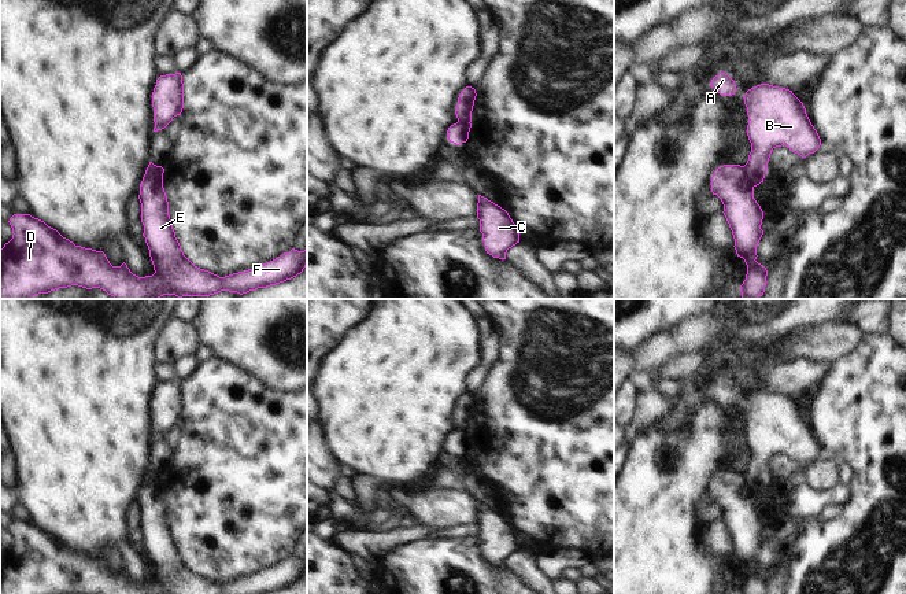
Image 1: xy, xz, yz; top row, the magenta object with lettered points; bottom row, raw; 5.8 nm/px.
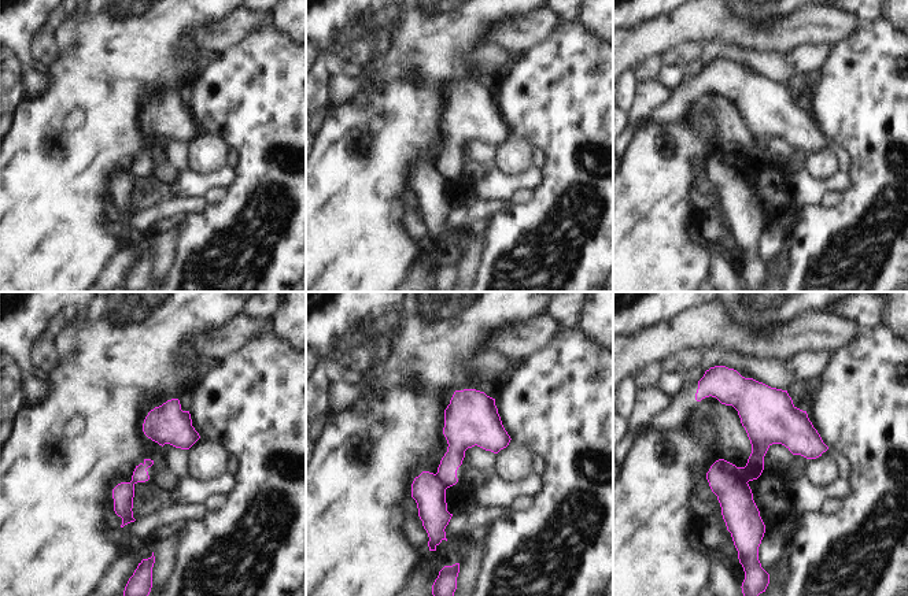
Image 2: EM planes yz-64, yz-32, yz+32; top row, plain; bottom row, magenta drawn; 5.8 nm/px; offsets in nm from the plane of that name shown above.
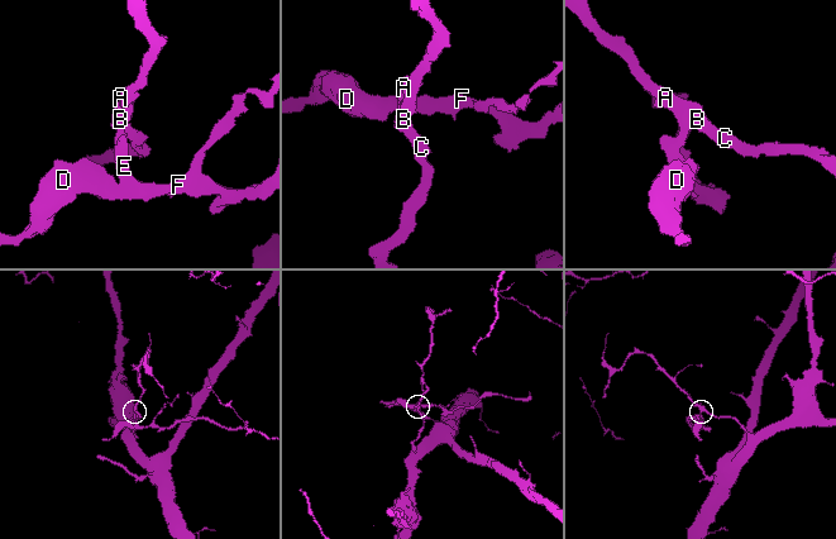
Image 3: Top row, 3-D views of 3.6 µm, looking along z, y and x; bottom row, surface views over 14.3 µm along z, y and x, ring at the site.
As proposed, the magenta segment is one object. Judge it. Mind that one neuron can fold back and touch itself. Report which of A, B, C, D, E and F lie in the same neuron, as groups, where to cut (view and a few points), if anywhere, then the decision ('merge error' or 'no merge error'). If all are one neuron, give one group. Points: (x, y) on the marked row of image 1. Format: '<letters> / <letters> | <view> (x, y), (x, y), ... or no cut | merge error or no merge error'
A B C / D E F | yz (743, 166), (744, 176), (753, 187) | merge error

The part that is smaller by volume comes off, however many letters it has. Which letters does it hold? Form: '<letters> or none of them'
D, E, F

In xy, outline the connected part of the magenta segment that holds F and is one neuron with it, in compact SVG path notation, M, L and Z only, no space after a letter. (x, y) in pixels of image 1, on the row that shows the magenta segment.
M163 176L149 177L140 184L141 222L145 243L155 273L138 277L123 262L112 266L103 251L75 246L56 229L30 214L14 214L10 218L12 239L0 250L0 299L30 299L59 288L78 285L86 289L100 288L115 299L159 299L163 295L210 296L221 291L240 295L291 280L307 266L307 250L292 248L281 257L248 269L219 277L195 266L182 252L169 215L169 202L163 188Z

